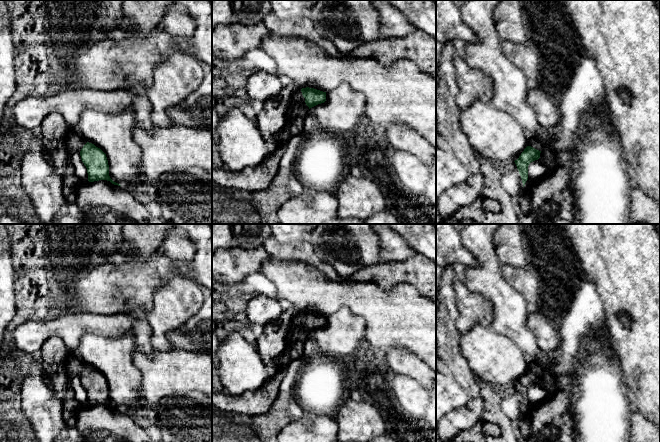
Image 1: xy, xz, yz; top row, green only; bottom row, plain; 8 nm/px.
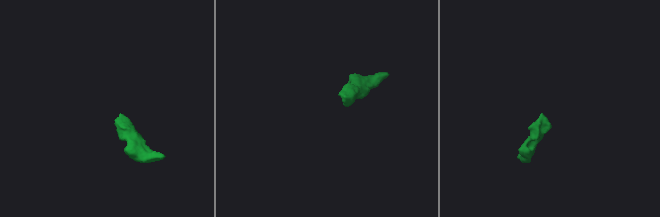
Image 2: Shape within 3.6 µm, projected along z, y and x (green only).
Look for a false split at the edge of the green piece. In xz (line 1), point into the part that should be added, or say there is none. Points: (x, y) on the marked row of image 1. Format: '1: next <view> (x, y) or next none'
1: next xz (297, 111)

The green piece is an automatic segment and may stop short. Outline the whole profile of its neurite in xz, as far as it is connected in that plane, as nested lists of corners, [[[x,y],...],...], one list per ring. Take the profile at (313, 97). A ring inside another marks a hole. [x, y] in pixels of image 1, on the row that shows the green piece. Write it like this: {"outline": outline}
{"outline": [[[297,88],[291,98],[286,112],[286,122],[283,129],[277,133],[271,142],[272,149],[288,144],[290,140],[302,133],[304,119],[310,113],[310,109],[326,101],[326,92],[314,88]]]}

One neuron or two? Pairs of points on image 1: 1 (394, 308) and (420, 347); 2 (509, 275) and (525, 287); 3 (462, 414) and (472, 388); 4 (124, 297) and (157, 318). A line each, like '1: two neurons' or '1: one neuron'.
1: one neuron
2: one neuron
3: one neuron
4: two neurons

